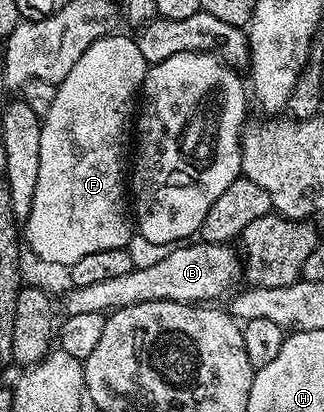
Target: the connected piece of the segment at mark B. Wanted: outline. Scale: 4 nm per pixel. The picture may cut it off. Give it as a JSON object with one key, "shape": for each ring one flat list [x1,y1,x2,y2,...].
{"shape":[[179,243,171,248,165,259,157,259,153,267,131,269,129,275,92,283,89,287,72,288,67,297,66,316,86,315,87,312,110,314,146,301,186,301,188,303,211,303,235,280,241,277,241,257,227,243]]}

